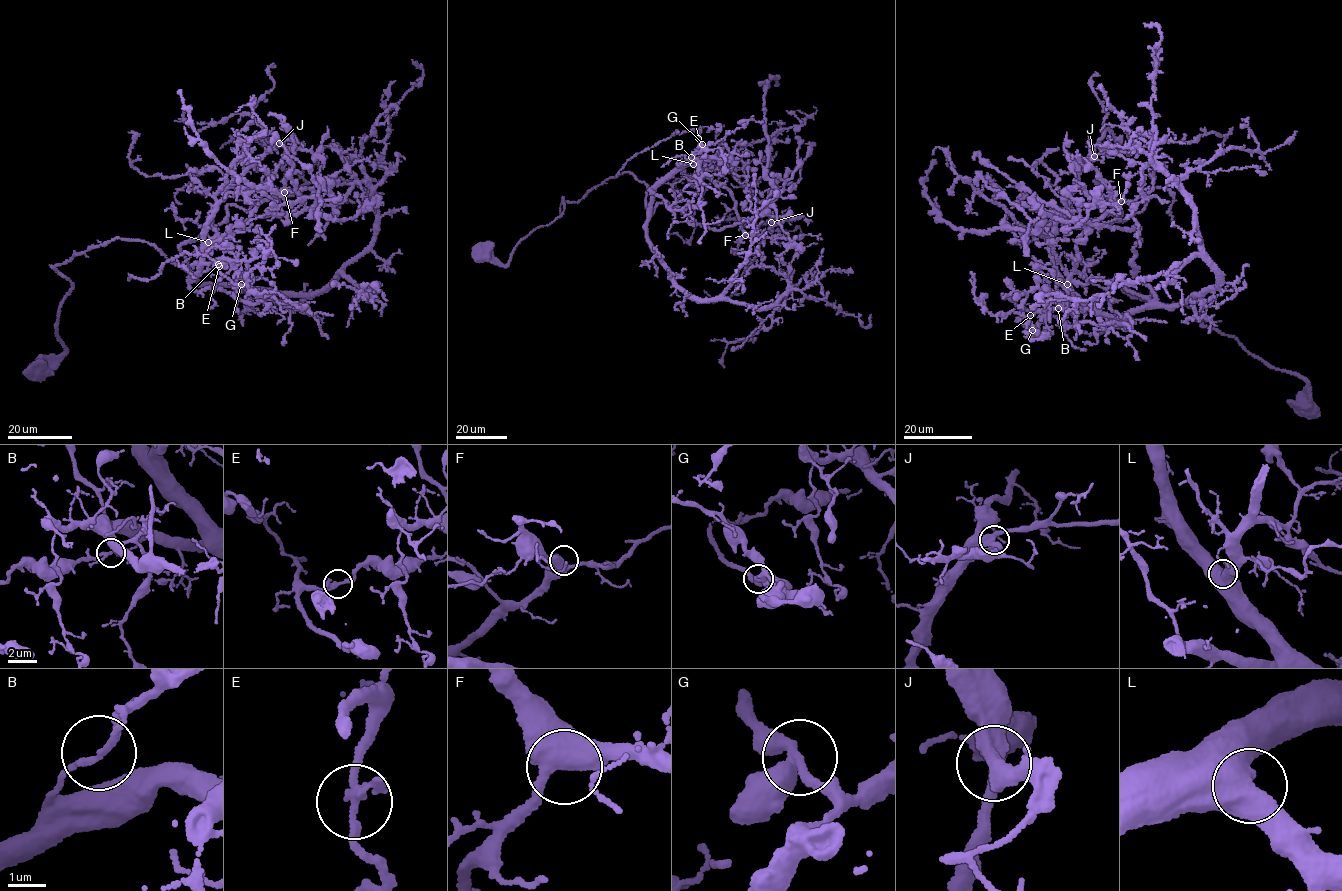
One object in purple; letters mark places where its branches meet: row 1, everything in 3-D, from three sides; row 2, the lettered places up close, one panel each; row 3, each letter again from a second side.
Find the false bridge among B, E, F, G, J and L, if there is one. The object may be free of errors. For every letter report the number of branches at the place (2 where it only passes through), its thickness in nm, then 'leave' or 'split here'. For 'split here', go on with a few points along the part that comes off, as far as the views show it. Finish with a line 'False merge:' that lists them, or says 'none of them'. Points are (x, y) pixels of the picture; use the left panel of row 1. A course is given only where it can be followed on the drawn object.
B: 3 branches meet; 130 nm thick; leave
E: 3 branches meet; 190 nm thick; leave
F: 3 branches meet; 460 nm thick; leave
G: 3 branches meet; 380 nm thick; leave
J: 3 branches meet; 400 nm thick; leave
L: 3 branches meet; 500 nm thick; leave
False merge: none of them

